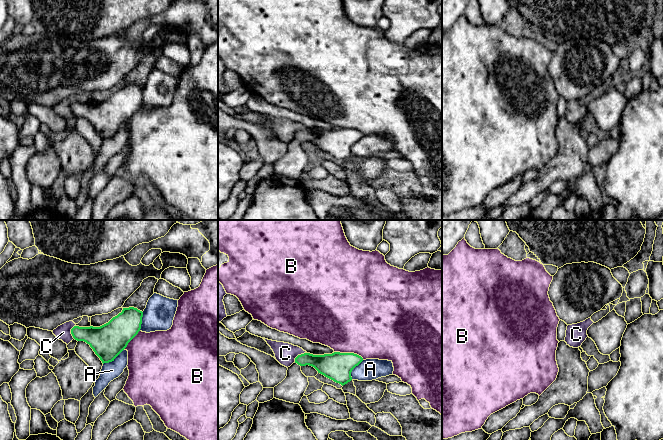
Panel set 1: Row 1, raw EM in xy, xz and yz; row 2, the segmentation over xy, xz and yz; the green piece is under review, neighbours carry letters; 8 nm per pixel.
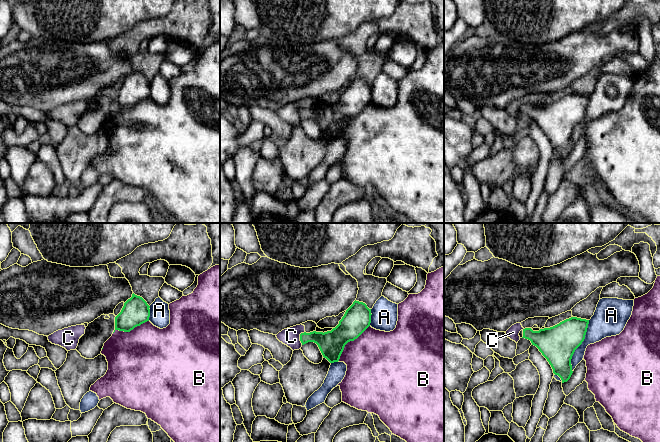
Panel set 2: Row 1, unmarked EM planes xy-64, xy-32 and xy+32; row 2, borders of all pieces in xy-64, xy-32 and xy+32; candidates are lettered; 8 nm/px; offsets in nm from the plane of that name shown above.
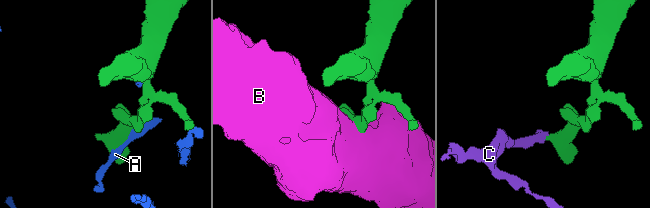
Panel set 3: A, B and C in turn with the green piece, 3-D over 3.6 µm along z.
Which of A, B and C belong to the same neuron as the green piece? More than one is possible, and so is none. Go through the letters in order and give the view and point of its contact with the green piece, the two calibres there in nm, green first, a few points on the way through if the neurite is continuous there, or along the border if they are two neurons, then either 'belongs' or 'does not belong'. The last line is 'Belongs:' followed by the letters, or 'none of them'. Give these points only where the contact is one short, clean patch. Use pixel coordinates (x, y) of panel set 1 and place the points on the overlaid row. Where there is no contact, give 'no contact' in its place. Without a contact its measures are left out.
A: meets green in xy at (113, 359); 280 nm thick on the green side, 140 nm on the other; does not belong
B: meets green in xz at (349, 353); 220 nm thick on the green side, 500 nm on the other; does not belong
C: meets green in xz at (299, 355); 180 nm thick on the green side, 170 nm on the other; border along xz (306, 352), (298, 355), (294, 361); does not belong
Belongs: none of them

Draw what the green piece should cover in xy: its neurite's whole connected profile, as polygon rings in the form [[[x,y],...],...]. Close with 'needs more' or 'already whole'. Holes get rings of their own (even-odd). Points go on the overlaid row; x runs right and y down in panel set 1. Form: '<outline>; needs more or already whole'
[[[134,307],[123,308],[122,312],[100,327],[71,329],[73,338],[90,345],[102,363],[109,363],[127,347],[141,329],[143,312]]]; already whole

